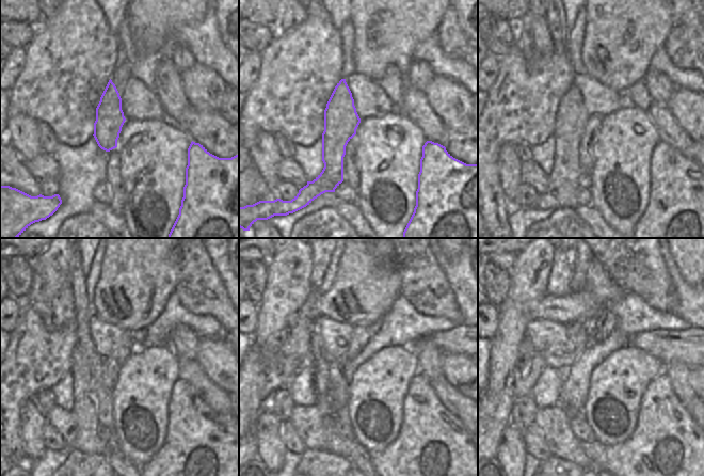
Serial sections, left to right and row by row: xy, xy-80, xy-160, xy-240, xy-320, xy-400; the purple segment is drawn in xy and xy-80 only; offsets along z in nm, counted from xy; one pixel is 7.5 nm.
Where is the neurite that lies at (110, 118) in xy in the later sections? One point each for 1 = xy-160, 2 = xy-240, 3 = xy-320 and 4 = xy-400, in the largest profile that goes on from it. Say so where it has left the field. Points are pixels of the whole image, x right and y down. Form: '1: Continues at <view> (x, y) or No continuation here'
1: Continues at xy-160 (566, 176)
2: Continues at xy-240 (92, 407)
3: Continues at xy-320 (331, 387)
4: Continues at xy-400 (668, 455)

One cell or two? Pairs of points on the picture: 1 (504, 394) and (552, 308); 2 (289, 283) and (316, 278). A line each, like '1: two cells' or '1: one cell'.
1: two cells
2: two cells

